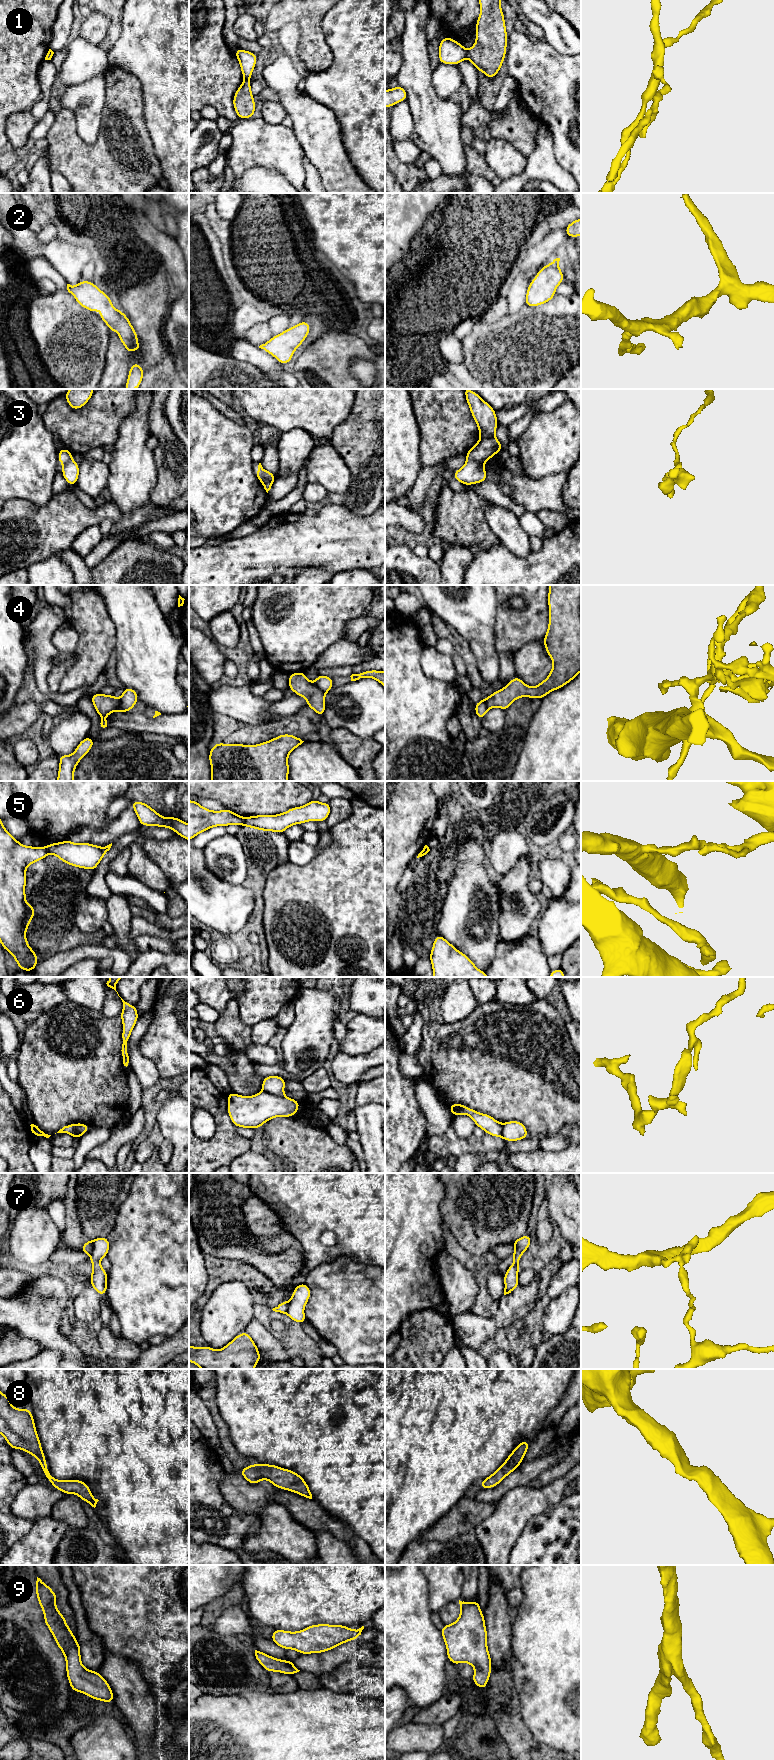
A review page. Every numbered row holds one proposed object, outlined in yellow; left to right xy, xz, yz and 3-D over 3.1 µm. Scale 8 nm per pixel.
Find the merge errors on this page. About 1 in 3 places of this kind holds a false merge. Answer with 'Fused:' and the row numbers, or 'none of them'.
Fused: 1, 3, 4, 5, 6, 7

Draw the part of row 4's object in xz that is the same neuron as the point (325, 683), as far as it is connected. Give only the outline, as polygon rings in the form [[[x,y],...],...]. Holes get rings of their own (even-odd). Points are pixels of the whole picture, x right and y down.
[[[318,675],[315,682],[315,686],[323,692],[327,693],[333,688],[333,680],[329,676]]]

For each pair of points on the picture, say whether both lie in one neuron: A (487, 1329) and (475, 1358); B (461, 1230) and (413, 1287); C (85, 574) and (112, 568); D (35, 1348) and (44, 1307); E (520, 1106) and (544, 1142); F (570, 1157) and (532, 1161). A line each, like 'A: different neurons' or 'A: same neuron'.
A: different neurons
B: different neurons
C: different neurons
D: different neurons
E: different neurons
F: same neuron

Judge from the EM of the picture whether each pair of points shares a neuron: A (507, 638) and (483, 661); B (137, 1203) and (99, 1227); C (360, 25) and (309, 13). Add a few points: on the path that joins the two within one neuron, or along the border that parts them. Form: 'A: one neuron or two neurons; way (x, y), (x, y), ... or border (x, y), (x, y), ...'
A: two neurons; border (495, 625), (494, 647), (499, 654)
B: two neurons; border (127, 1195), (119, 1208), (115, 1225), (106, 1237)
C: two neurons; border (329, 10), (321, 24), (325, 39)

